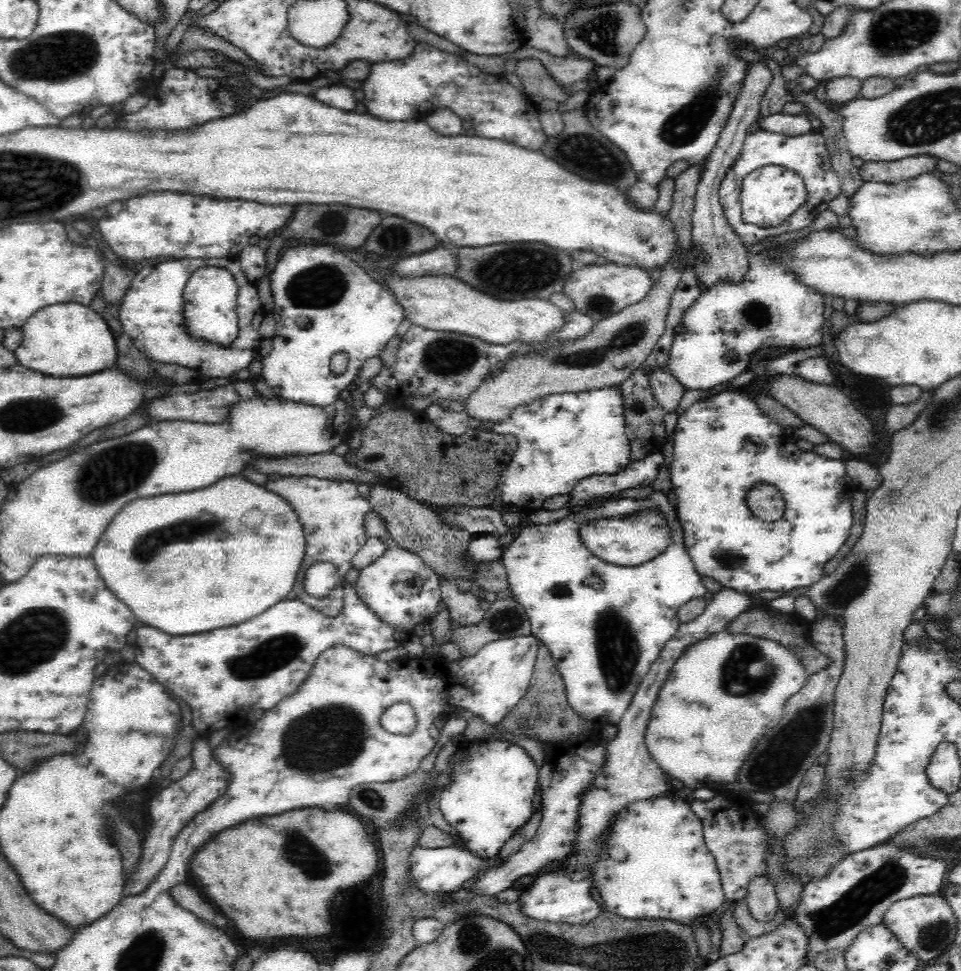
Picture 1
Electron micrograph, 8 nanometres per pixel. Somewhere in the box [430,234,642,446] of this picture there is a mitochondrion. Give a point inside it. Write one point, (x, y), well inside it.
(501, 272)

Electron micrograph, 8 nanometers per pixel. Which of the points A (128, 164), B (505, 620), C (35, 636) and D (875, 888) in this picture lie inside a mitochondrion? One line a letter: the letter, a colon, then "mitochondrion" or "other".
A: other
B: mitochondrion
C: mitochondrion
D: mitochondrion

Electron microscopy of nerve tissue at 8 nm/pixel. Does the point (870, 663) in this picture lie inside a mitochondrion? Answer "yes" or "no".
no

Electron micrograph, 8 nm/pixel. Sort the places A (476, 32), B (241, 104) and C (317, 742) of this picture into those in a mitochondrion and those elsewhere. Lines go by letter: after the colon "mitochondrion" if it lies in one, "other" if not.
A: other
B: other
C: mitochondrion

